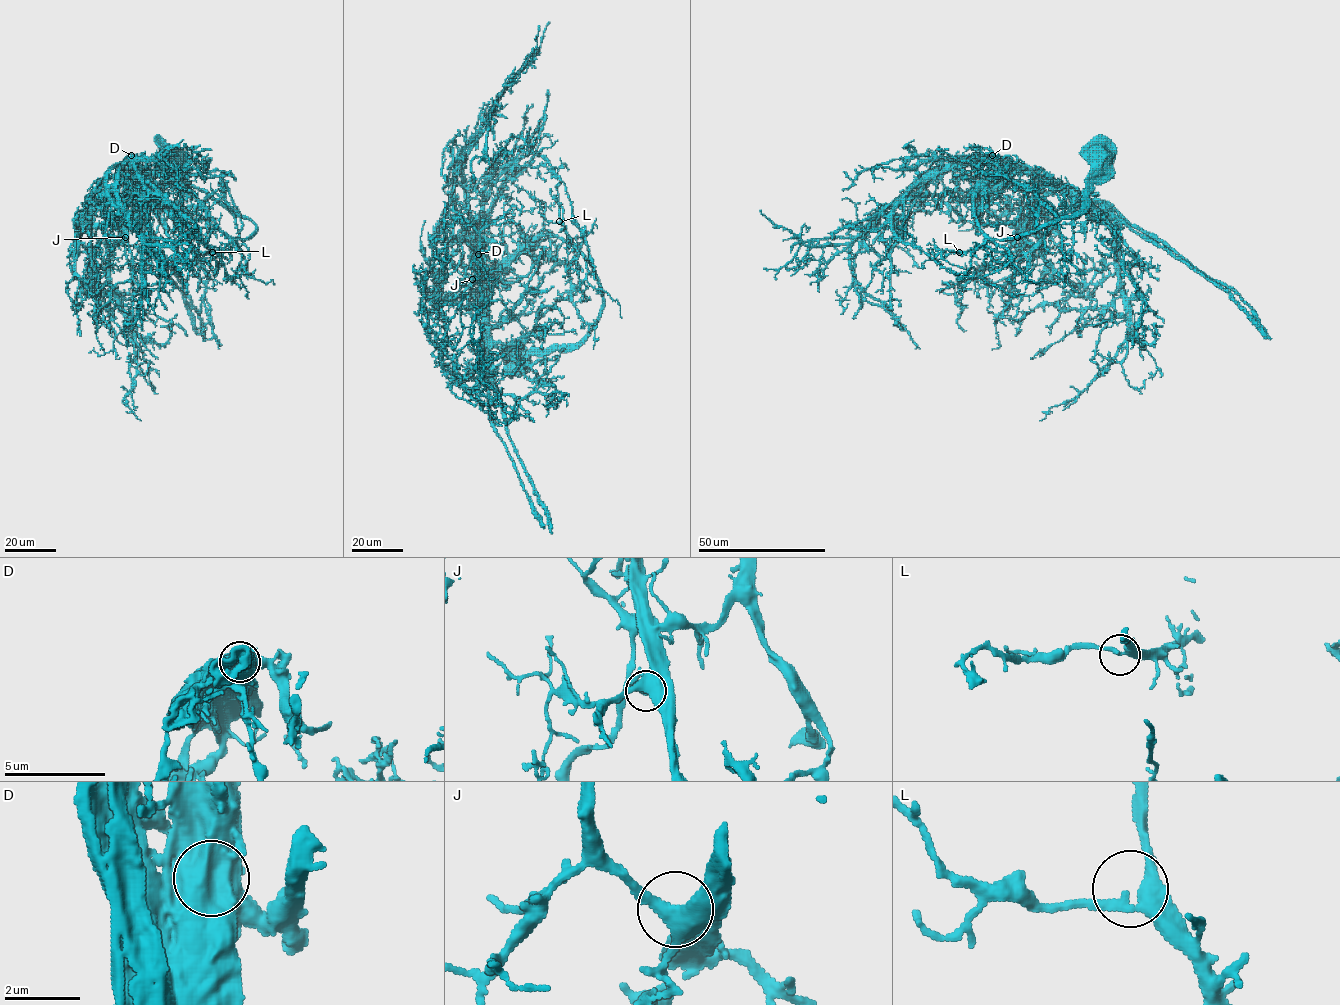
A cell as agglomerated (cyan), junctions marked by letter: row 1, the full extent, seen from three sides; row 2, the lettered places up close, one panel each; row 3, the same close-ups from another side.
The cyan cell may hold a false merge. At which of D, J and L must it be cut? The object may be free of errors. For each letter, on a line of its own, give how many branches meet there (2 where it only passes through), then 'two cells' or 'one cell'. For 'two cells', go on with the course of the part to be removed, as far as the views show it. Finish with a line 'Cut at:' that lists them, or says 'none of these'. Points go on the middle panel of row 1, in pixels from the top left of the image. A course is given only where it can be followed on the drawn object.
D: branches 1; two cells; course (478, 254), (489, 353), (456, 378), (474, 390), (484, 388), (470, 329), (488, 301)
J: branches 3; one cell
L: branches 2; one cell
Cut at: D

